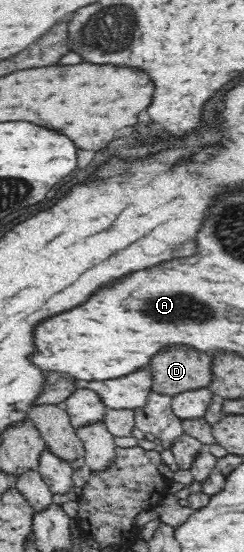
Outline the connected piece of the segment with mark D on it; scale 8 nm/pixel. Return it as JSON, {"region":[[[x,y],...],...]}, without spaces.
{"region":[[[192,349],[164,351],[162,355],[155,356],[148,366],[148,370],[155,381],[151,392],[168,396],[168,398],[172,399],[188,391],[194,392],[203,388],[209,388],[213,377],[212,364],[212,357],[202,354],[202,352],[196,355]]]}

